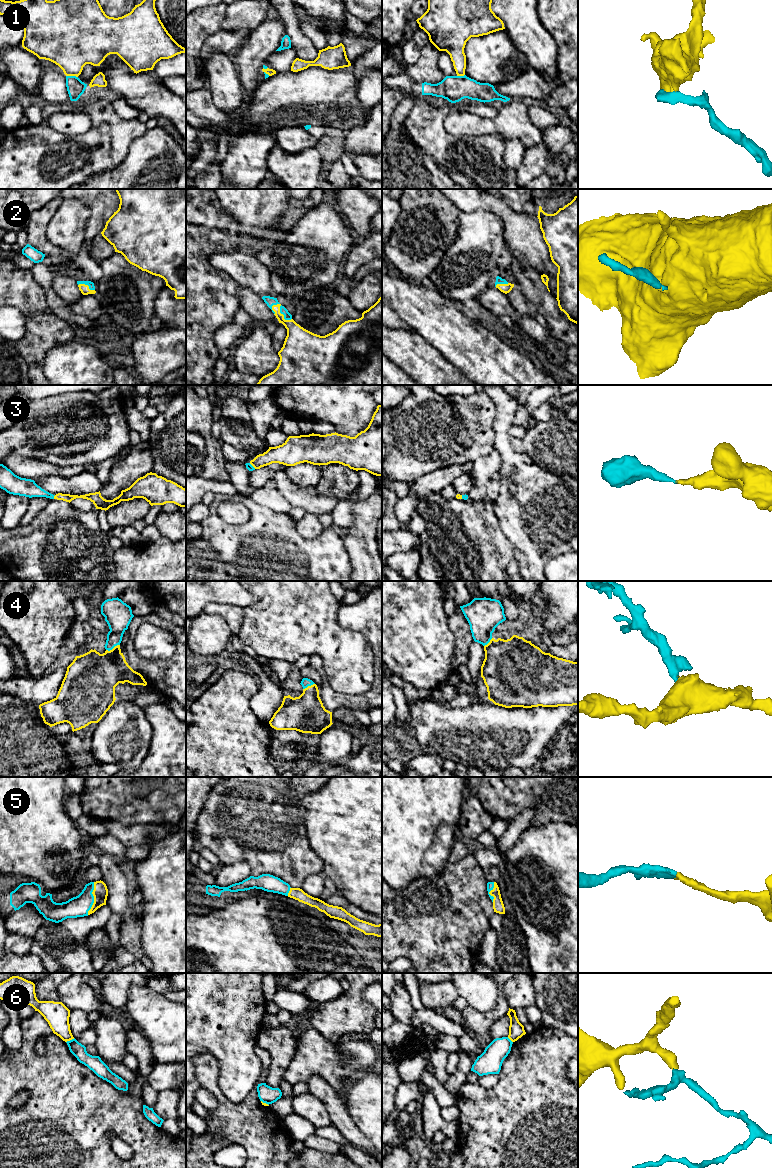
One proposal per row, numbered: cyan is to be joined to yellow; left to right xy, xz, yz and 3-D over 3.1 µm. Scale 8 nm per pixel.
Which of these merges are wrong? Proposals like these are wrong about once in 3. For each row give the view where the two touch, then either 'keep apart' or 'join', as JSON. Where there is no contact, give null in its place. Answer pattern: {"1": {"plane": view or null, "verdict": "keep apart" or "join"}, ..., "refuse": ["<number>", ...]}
{"1": {"plane": "xy", "verdict": "keep apart"}, "2": {"plane": "xz", "verdict": "join"}, "3": {"plane": "xy", "verdict": "join"}, "4": {"plane": "xy", "verdict": "join"}, "5": {"plane": "xy", "verdict": "join"}, "6": {"plane": "xy", "verdict": "keep apart"}, "refuse": ["1", "6"]}

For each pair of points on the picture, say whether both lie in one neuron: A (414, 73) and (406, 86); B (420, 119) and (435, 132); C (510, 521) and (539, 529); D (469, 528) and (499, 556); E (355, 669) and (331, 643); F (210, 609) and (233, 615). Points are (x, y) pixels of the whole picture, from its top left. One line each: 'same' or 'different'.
A: different
B: same
C: same
D: same
E: same
F: same

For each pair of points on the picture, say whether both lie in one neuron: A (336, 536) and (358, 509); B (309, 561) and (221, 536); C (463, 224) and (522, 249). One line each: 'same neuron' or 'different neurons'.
A: different neurons
B: same neuron
C: different neurons

